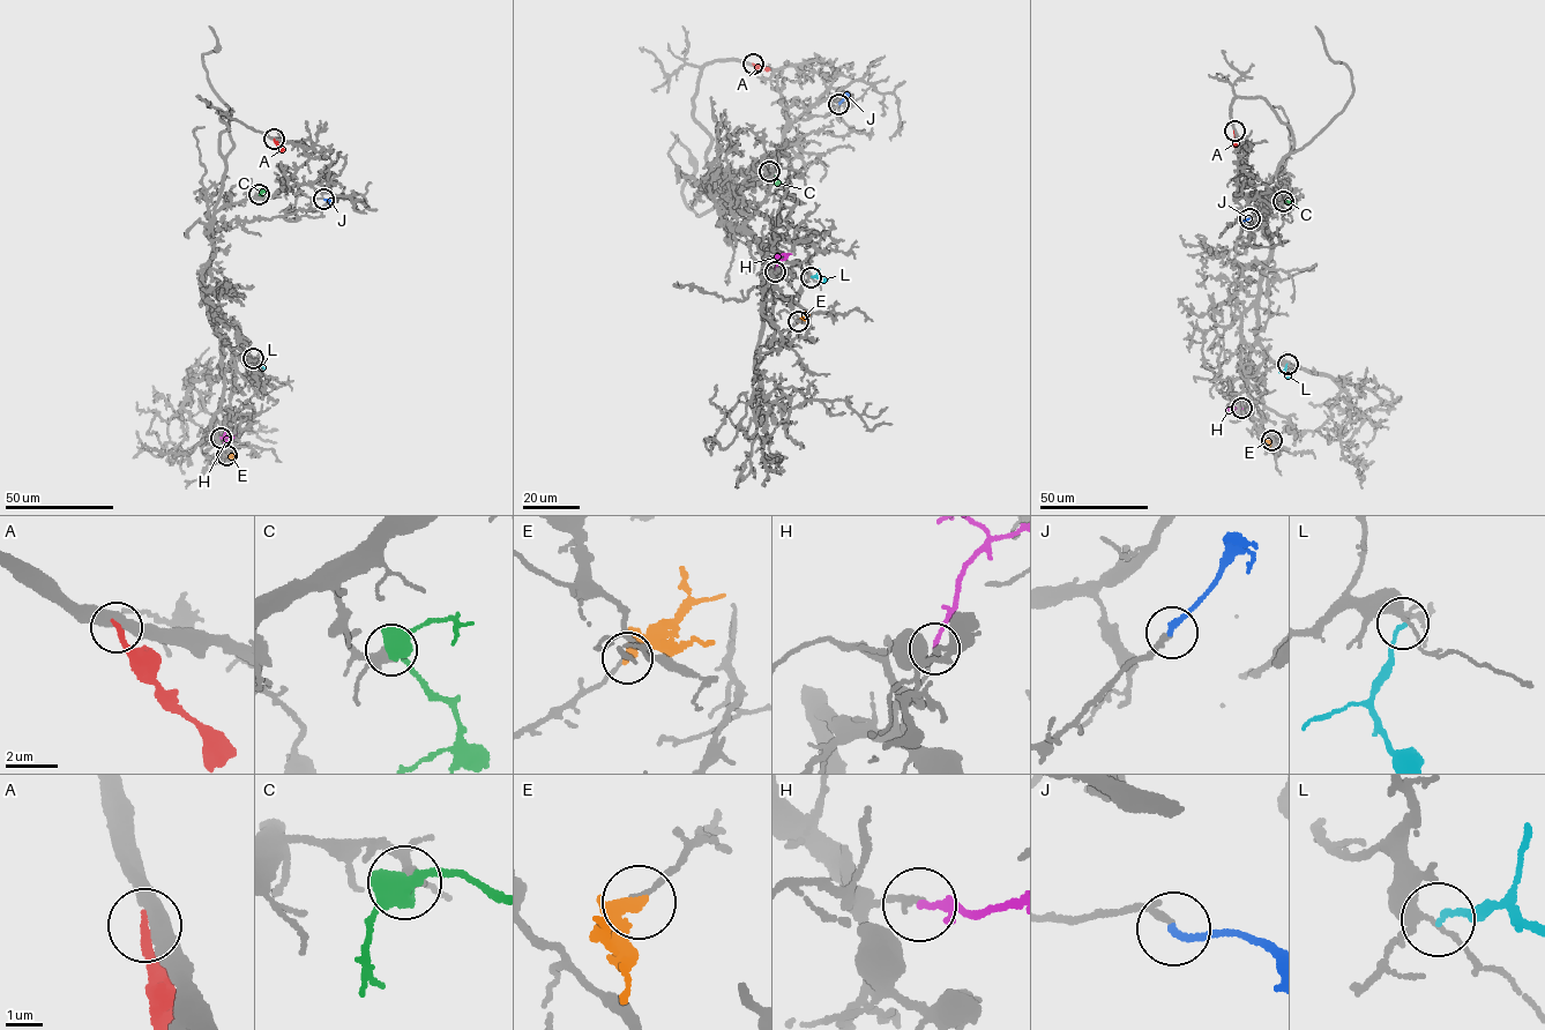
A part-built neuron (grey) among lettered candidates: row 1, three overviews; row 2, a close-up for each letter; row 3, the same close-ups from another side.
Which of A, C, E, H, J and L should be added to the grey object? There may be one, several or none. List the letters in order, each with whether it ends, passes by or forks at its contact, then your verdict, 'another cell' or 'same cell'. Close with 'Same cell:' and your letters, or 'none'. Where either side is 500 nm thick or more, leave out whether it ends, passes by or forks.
A: it ends | another cell
C: another cell
E: it passes by | another cell
H: it ends | another cell
J: it ends | same cell
L: it ends | another cell
Same cell: J

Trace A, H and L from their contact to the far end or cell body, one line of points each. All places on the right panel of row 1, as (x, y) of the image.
A: (1233, 131), (1234, 147)
H: (1241, 408), (1228, 410)
L: (1286, 364), (1286, 379)

